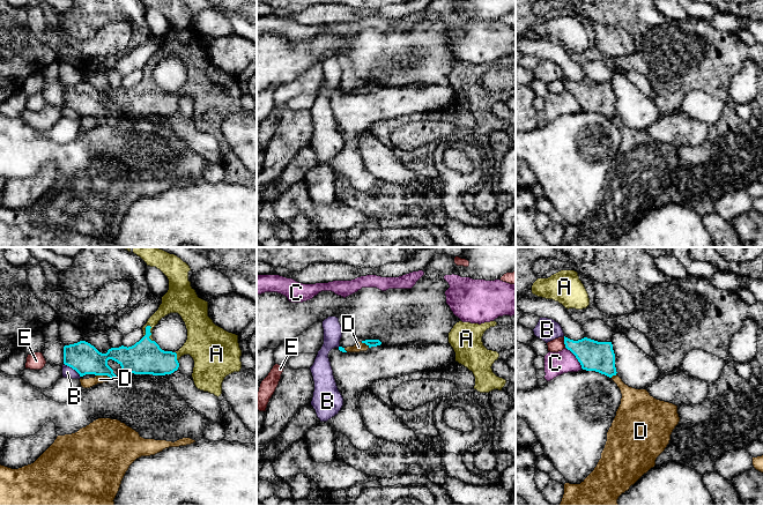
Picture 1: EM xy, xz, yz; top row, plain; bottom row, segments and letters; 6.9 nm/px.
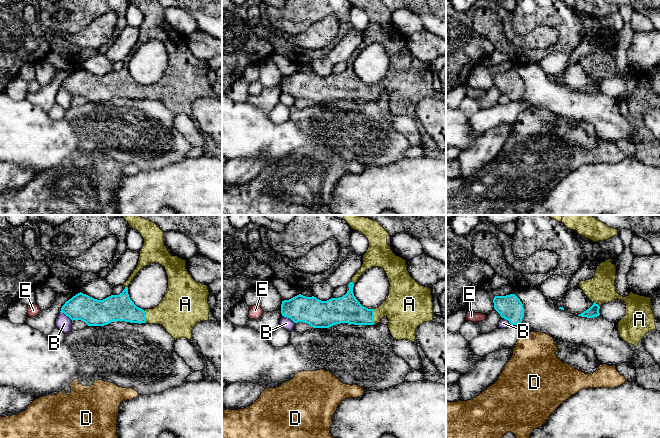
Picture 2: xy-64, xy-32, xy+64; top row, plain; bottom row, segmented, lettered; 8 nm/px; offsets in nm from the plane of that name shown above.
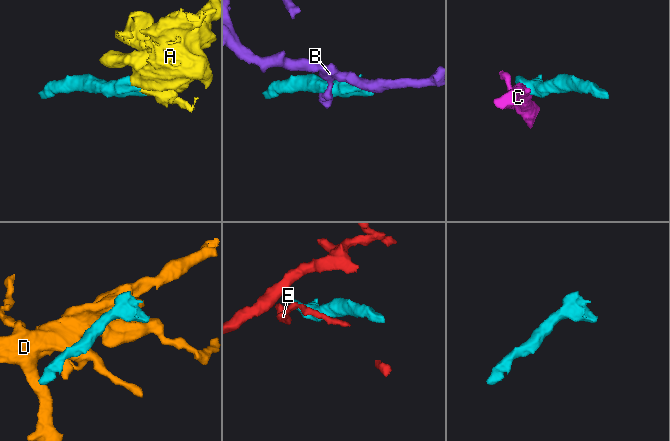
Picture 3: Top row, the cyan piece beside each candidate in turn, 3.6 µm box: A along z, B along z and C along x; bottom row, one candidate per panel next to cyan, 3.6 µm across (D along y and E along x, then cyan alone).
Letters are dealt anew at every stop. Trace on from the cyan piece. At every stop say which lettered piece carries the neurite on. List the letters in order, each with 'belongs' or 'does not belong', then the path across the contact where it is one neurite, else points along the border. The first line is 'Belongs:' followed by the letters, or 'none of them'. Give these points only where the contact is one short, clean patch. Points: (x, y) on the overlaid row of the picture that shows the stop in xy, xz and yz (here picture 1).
Belongs: A
A: belongs
B: does not belong
C: does not belong | along yz (565, 347), (582, 367)
D: does not belong | along xy (96, 374), (106, 374), (111, 378)
E: does not belong | along yz (563, 336), (565, 347)

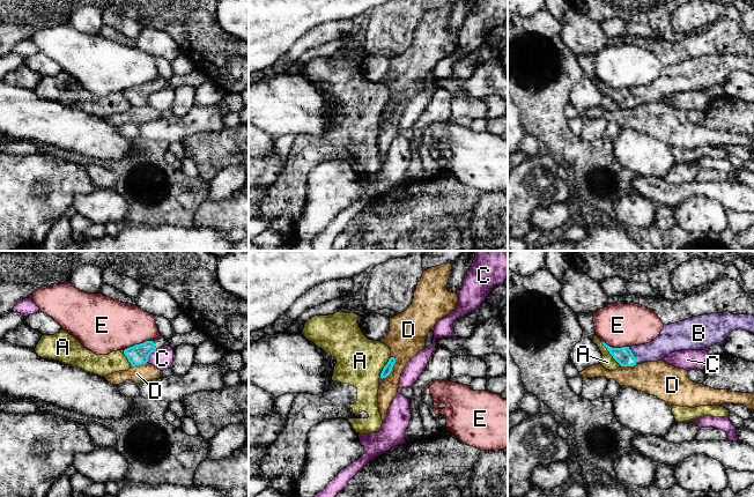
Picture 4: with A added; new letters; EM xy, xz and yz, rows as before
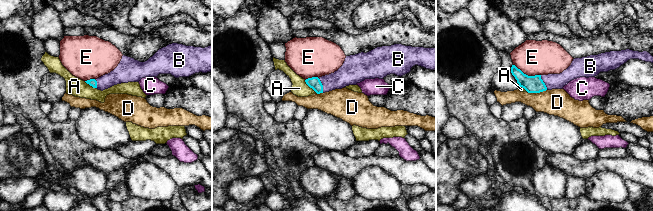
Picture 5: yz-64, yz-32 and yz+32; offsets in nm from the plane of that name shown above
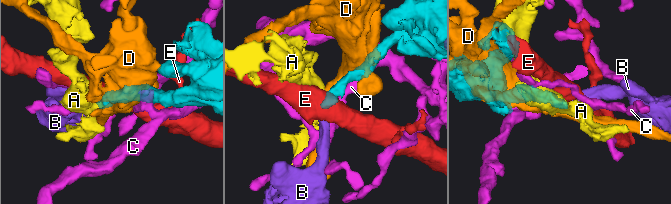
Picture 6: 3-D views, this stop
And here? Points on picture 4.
Belongs: B
A: does not belong | along yz (600, 341), (621, 365)
B: belongs | across yz (623, 356), (633, 355), (653, 351), (666, 343)
C: does not belong
D: does not belong
E: does not belong | along xy (152, 340), (135, 343), (124, 350)

